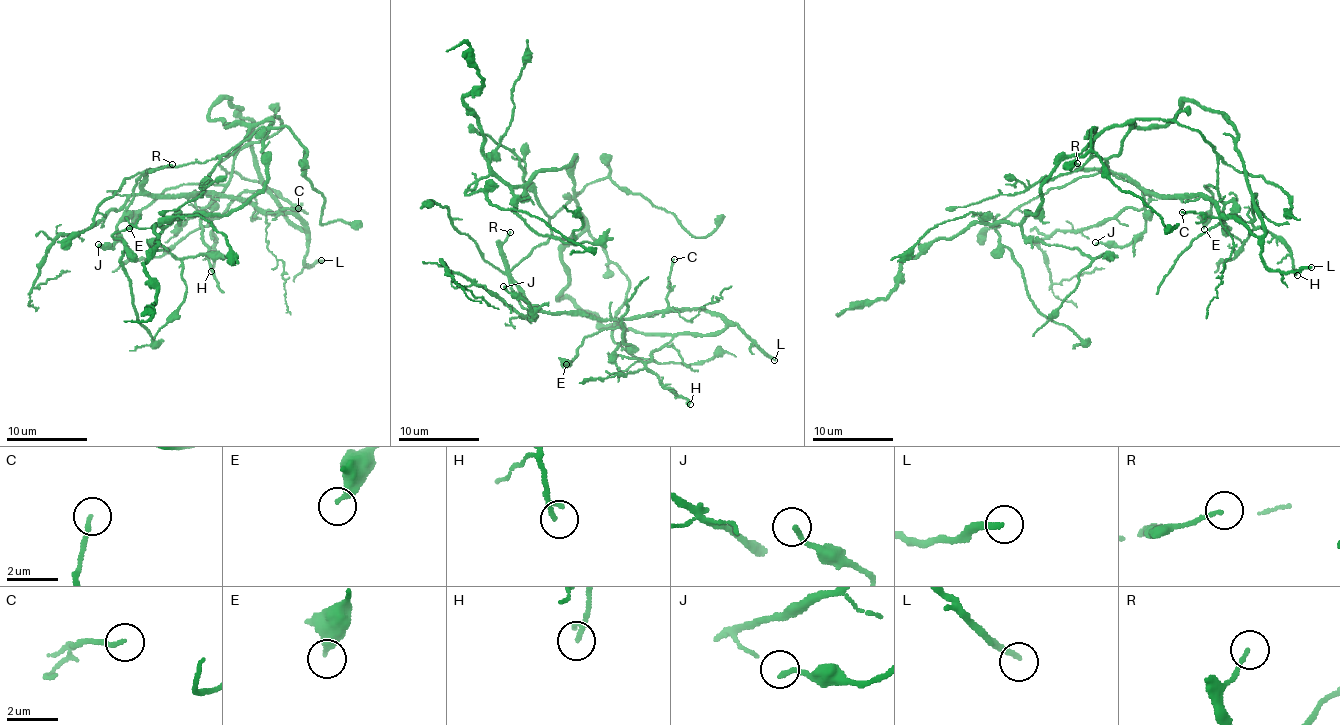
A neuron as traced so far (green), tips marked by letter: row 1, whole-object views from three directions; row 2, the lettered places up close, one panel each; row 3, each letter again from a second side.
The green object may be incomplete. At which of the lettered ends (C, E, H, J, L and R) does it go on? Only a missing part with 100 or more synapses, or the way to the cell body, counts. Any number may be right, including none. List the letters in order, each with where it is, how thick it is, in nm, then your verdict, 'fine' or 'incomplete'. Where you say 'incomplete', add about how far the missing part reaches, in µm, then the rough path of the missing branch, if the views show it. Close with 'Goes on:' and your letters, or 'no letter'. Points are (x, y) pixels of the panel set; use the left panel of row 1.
C: (298, 208) | 140 nm | fine
E: (129, 228) | 280 nm | fine
H: (211, 271) | 200 nm | fine
J: (98, 244) | 200 nm | fine
L: (321, 260) | 200 nm | incomplete | 35 µm
R: (172, 164) | 140 nm | fine
Goes on: L

